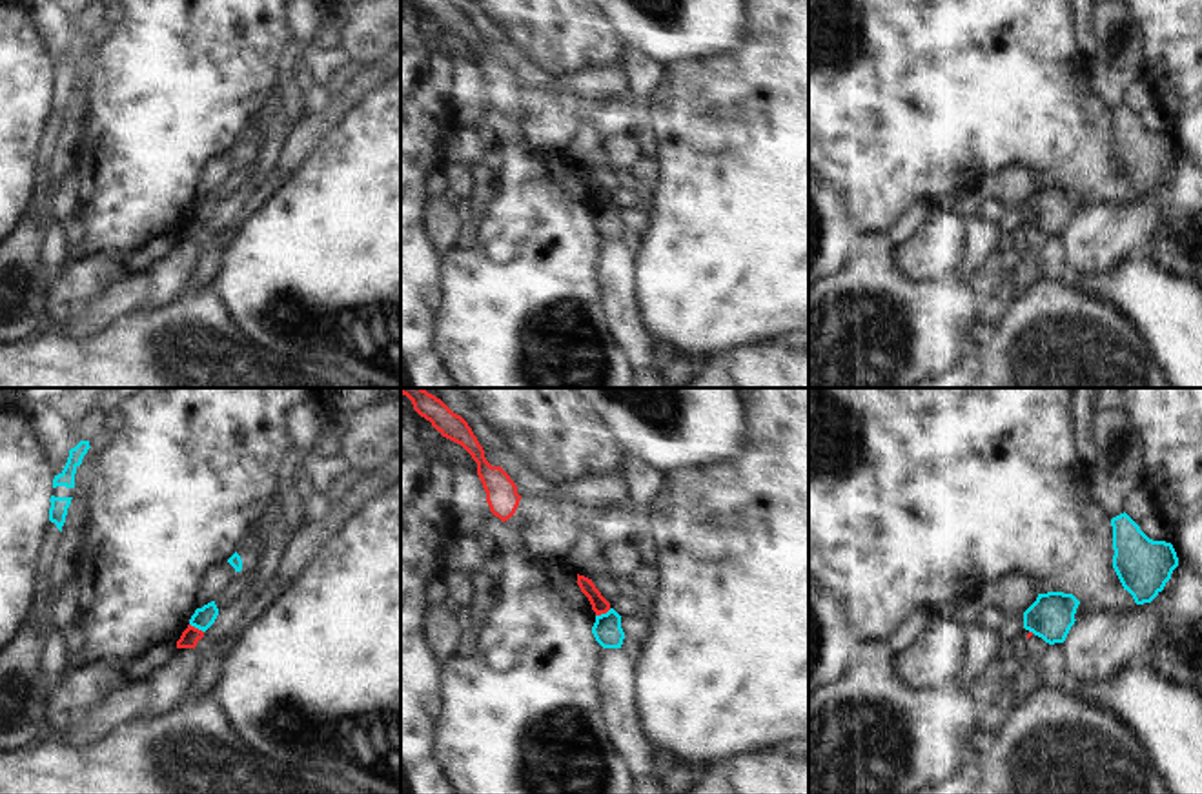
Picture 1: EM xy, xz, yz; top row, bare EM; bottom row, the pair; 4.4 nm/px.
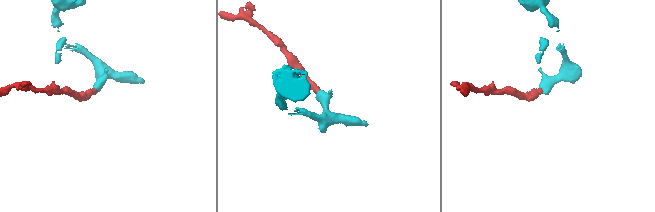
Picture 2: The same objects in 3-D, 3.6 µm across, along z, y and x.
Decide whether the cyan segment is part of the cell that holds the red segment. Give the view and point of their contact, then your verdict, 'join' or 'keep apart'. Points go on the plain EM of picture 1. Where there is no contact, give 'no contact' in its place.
xz (603, 204) | keep apart

